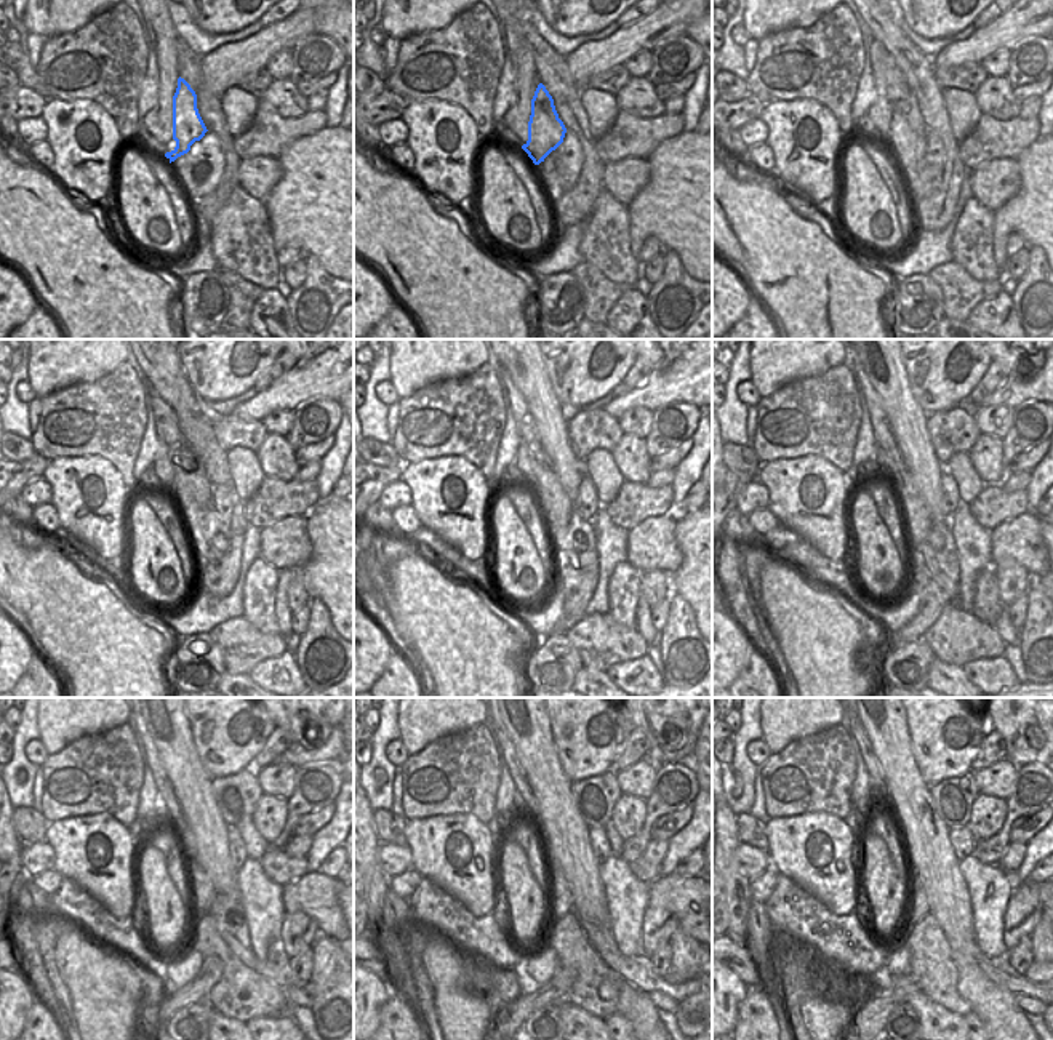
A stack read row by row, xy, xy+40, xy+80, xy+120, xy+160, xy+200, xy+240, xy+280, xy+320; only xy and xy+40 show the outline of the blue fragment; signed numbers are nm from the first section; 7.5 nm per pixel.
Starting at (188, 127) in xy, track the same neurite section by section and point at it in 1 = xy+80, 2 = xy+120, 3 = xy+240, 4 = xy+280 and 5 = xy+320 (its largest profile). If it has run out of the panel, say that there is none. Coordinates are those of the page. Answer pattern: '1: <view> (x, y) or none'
1: xy+80 (908, 144)
2: xy+120 (210, 540)
3: xy+240 (231, 924)
4: xy+280 (637, 970)
5: xy+320 (997, 970)

